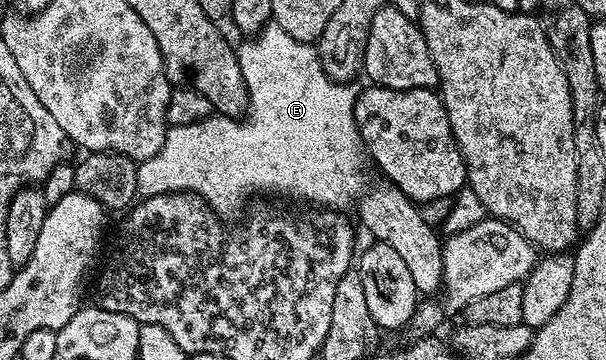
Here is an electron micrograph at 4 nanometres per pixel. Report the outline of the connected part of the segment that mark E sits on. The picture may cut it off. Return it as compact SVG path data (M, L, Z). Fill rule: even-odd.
M271 22L267 24L253 38L243 40L246 41L242 45L239 43L236 51L238 53L238 61L240 62L240 70L244 74L244 82L248 86L248 94L250 95L250 107L245 113L244 118L215 114L209 116L206 120L192 122L188 126L167 127L164 146L160 146L160 150L156 150L156 154L152 158L148 158L138 164L138 173L136 174L138 196L145 198L147 196L168 194L169 192L193 192L195 196L201 196L203 202L217 216L223 218L230 218L229 216L236 215L241 210L242 203L253 192L275 192L278 196L291 196L294 200L307 200L310 206L321 206L326 210L346 210L346 207L350 203L353 205L368 188L368 183L366 184L368 153L366 145L362 142L360 130L356 126L356 114L354 113L359 89L357 87L353 88L355 86L353 83L347 82L341 84L332 78L328 78L328 74L324 74L324 66L318 57L317 47L314 44L305 44L296 38L292 38L292 34L287 34L285 30L280 30L280 26L276 23Z

